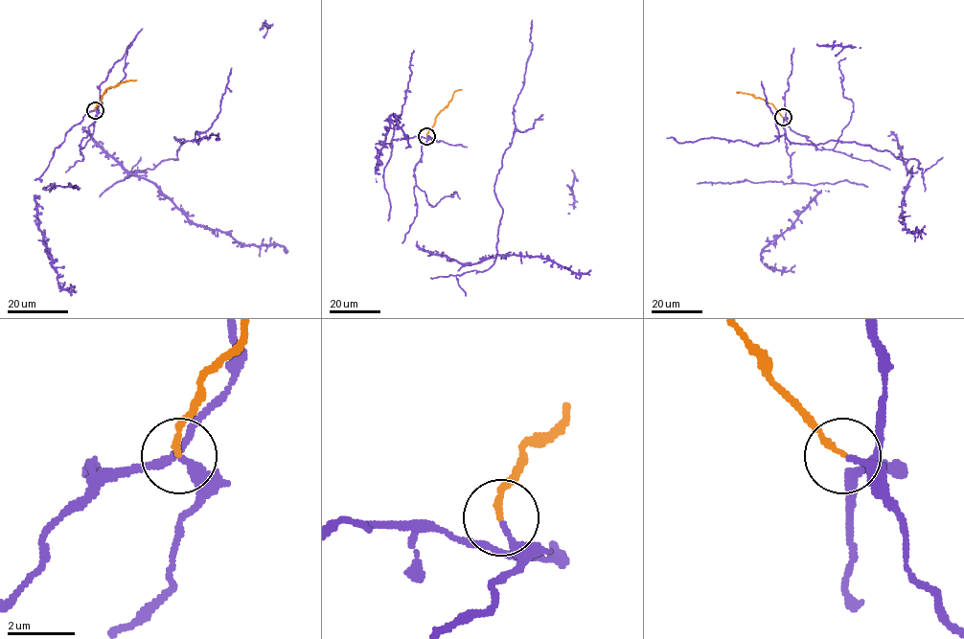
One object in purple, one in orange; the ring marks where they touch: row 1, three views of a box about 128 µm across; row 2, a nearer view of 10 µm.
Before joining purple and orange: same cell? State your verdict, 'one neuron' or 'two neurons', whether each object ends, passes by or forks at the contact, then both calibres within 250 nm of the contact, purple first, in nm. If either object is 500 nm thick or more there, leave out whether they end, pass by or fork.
one neuron; purple passes by; orange ends there; 130 nm thick on the purple side, 180 nm on the other

